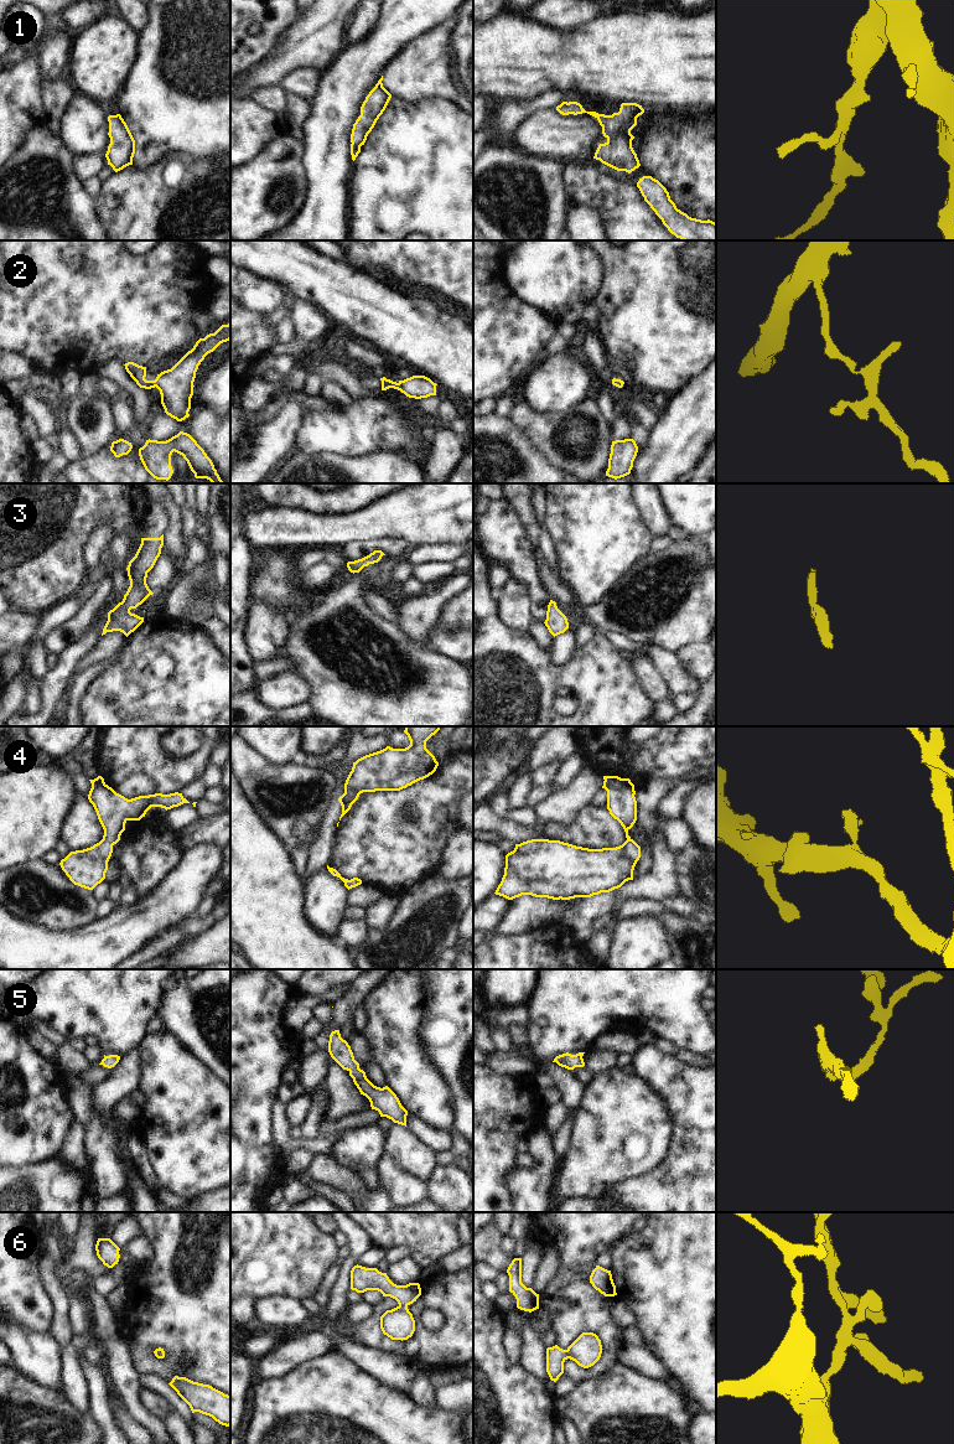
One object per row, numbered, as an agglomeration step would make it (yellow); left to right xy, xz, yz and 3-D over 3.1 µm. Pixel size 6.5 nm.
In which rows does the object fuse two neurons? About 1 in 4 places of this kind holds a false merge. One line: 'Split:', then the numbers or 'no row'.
Split: no row

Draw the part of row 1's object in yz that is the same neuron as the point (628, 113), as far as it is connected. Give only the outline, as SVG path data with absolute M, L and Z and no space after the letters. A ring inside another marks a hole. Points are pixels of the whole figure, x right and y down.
M562 102L556 107L556 110L562 115L587 113L598 120L607 141L598 145L593 159L617 171L628 174L641 166L632 147L634 136L631 130L637 125L637 118L644 113L642 105L622 103L618 113L605 115L596 112L586 112L577 102Z

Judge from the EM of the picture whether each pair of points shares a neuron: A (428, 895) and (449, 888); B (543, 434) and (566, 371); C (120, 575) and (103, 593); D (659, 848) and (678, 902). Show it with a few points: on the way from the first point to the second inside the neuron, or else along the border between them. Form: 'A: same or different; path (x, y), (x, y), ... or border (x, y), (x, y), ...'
A: same; path (433, 895), (441, 895), (444, 893)
B: different; border (525, 400), (538, 412), (566, 412), (579, 402)
C: different; border (125, 567), (112, 570), (110, 591)
D: different; border (679, 894), (667, 899), (669, 905)

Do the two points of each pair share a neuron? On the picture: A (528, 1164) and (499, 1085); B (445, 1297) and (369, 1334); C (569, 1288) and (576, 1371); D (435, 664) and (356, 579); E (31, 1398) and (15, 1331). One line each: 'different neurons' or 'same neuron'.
A: different neurons
B: same neuron
C: same neuron
D: same neuron
E: different neurons

